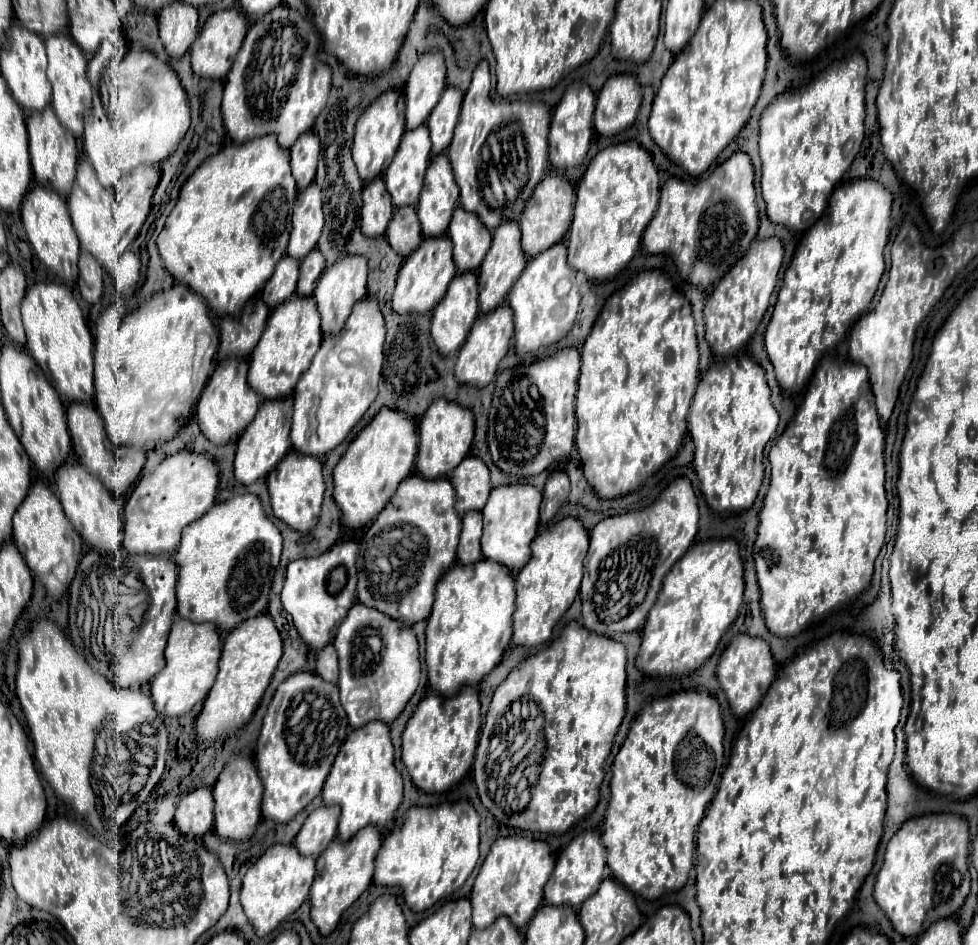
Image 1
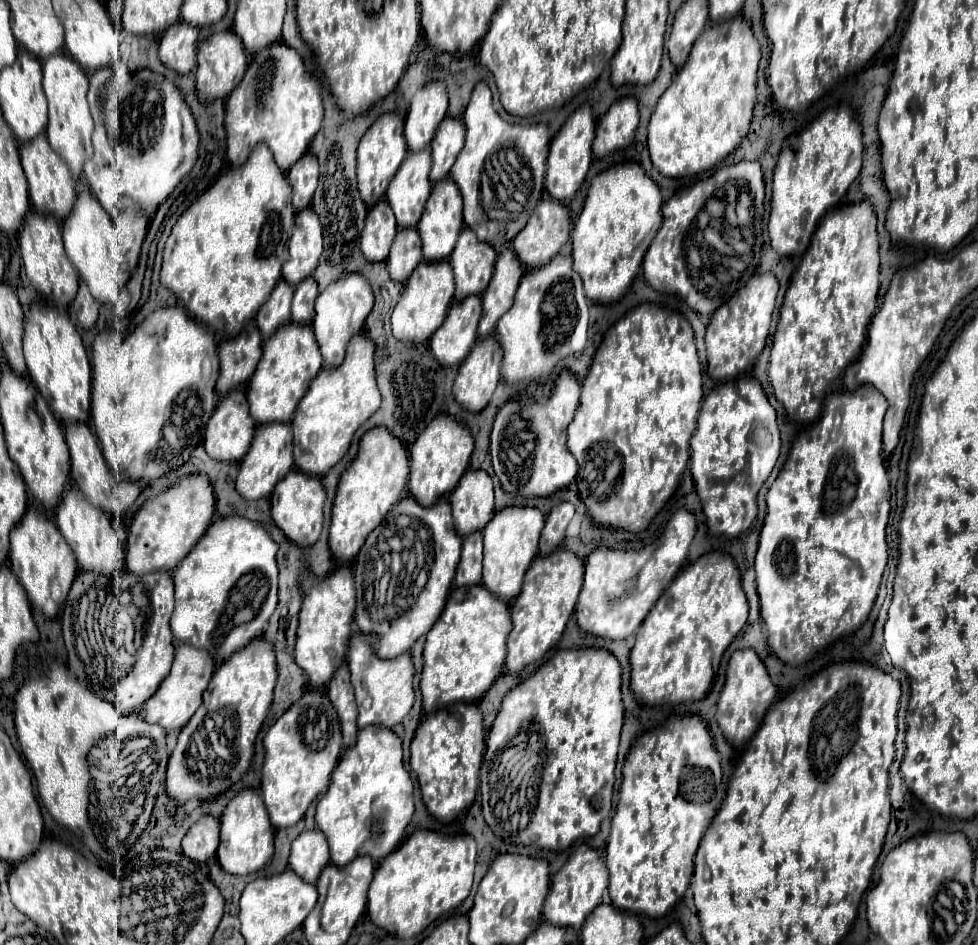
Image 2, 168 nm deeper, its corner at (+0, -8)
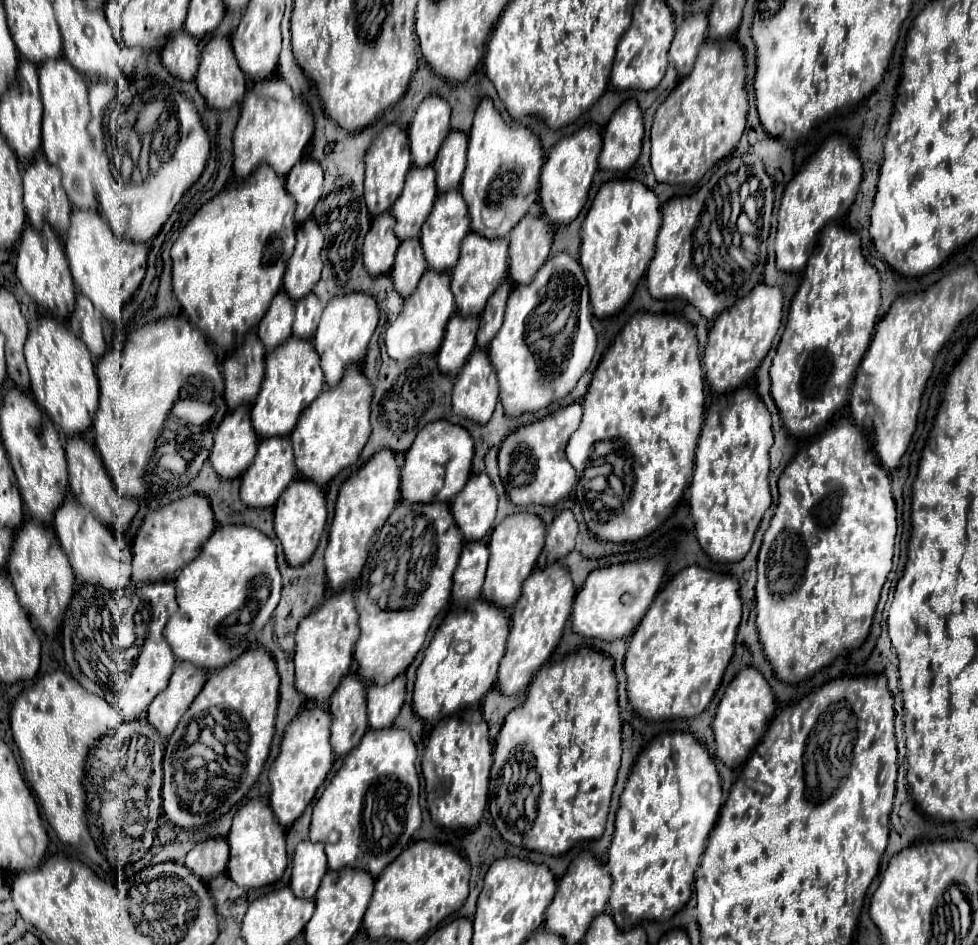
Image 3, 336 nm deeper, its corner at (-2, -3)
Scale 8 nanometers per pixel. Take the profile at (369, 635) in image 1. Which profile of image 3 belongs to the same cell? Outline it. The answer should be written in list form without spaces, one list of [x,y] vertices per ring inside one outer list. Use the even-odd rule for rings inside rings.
[[[405,675],[379,687],[367,683],[367,719],[371,729],[391,727],[405,703]]]

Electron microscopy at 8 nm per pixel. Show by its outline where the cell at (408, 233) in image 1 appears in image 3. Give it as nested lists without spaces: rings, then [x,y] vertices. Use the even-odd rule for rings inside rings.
[[[411,237],[407,241],[399,243],[395,263],[391,269],[391,279],[395,289],[407,297],[411,289],[419,283],[419,277],[423,275],[423,269],[427,269],[427,261],[423,257],[423,249],[417,237]]]

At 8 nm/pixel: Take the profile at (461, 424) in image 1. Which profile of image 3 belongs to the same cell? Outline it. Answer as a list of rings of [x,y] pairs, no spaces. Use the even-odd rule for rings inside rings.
[[[449,421],[425,425],[405,455],[405,465],[401,469],[401,497],[411,503],[449,503],[469,479],[471,459],[473,439],[465,427],[453,425]]]

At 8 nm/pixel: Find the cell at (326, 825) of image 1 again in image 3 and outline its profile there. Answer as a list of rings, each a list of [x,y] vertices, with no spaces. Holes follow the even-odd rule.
[[[301,841],[295,847],[293,855],[293,873],[291,873],[291,889],[299,897],[313,899],[317,887],[327,873],[327,857],[321,843]]]

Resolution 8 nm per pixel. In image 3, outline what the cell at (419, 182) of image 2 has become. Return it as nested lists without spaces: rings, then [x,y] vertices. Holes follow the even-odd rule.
[[[431,165],[427,167],[411,167],[407,173],[407,181],[403,185],[403,193],[397,197],[391,207],[391,215],[395,217],[395,233],[399,239],[417,237],[421,233],[421,225],[427,219],[431,205],[437,197],[435,187],[435,171]]]

